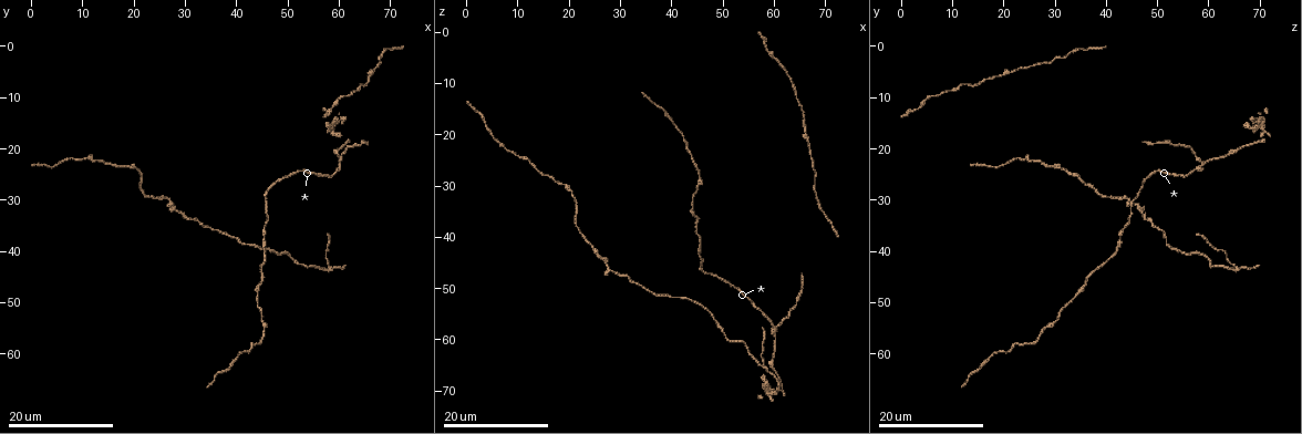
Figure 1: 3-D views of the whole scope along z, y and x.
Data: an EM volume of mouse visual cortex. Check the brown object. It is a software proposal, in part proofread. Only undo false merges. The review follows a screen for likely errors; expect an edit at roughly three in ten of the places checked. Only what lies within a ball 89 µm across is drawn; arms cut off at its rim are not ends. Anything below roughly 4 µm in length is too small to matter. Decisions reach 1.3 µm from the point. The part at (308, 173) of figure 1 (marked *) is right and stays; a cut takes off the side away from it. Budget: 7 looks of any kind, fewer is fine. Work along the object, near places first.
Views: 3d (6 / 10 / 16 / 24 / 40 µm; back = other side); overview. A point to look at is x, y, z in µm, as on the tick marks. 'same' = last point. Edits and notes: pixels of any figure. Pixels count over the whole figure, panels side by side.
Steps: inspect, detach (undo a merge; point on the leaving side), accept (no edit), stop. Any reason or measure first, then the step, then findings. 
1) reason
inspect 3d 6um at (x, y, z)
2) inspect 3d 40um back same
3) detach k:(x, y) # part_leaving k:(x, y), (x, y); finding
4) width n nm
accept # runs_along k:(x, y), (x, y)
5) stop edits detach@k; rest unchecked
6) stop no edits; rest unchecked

thick turns thin
inspect 3d 24um at (24.5, 29.0, 41.5)

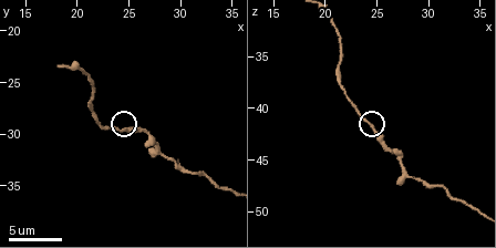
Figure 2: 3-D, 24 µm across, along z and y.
inspect 3d 6um at (24.4, 29.4, 42.0)

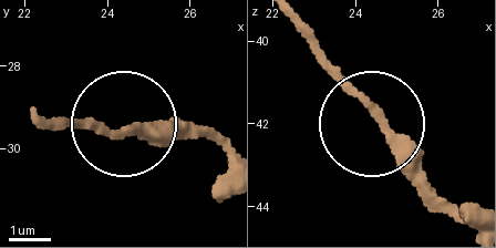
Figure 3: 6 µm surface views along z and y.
accept # continuous, no second neuron

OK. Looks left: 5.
side arm on a straight run
inspect 3d 16um at (58.0, 43.0, 65.5)

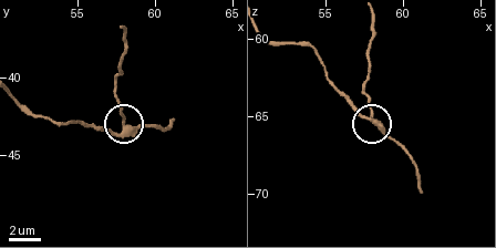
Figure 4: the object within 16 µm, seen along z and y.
inspect 3d 6um at (58.2, 43.0, 65.4)

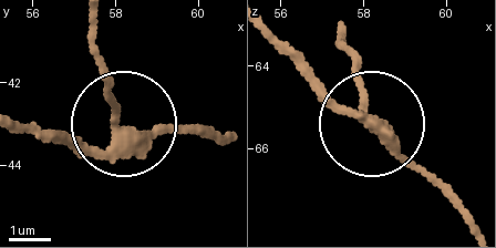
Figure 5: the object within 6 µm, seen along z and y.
detach 5:(106, 94) # part_leaving 5:(114, 142), (114, 92), (93, 18); a second neuron is stuck on

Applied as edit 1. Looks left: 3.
three-way junction
inspect 3d 24um at (60.0, 23.0, 59.0)

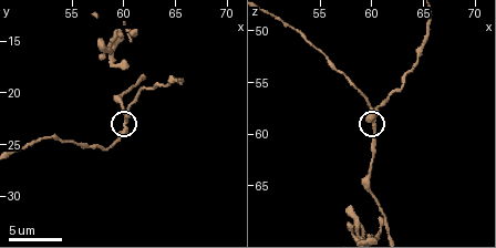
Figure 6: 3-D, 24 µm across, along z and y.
closer look
inspect 3d 10um at (60.4, 22.6, 58.8)

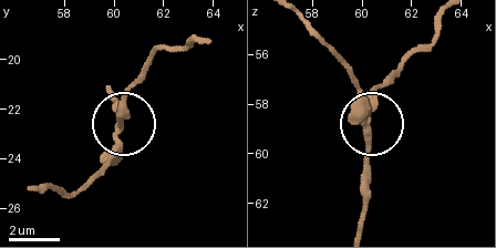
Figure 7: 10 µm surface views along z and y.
accept # runs_along 7:(299, 18), (352, 81), (369, 127), (369, 187); all the same neuron

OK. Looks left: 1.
stop edits detach@5; rest unchecked

